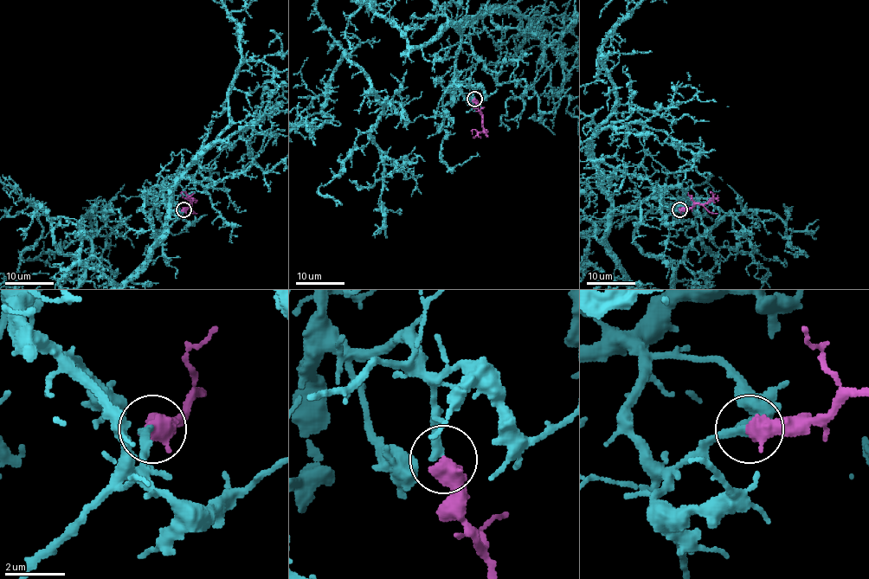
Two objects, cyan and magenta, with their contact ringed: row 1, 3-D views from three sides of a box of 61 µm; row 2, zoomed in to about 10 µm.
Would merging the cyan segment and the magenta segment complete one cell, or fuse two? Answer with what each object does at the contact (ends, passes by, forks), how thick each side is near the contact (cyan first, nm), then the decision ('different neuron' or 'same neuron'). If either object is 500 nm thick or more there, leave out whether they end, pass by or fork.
200/650 nm | same neuron

